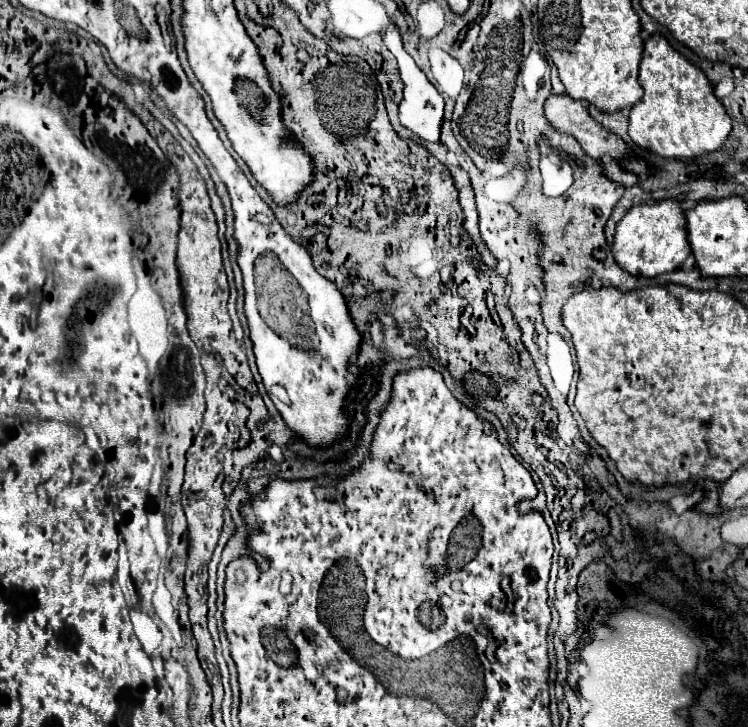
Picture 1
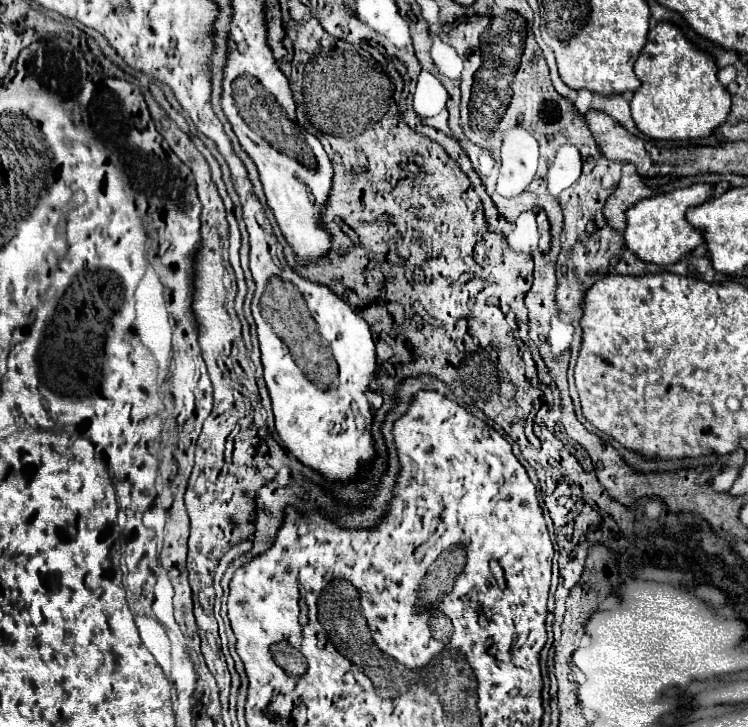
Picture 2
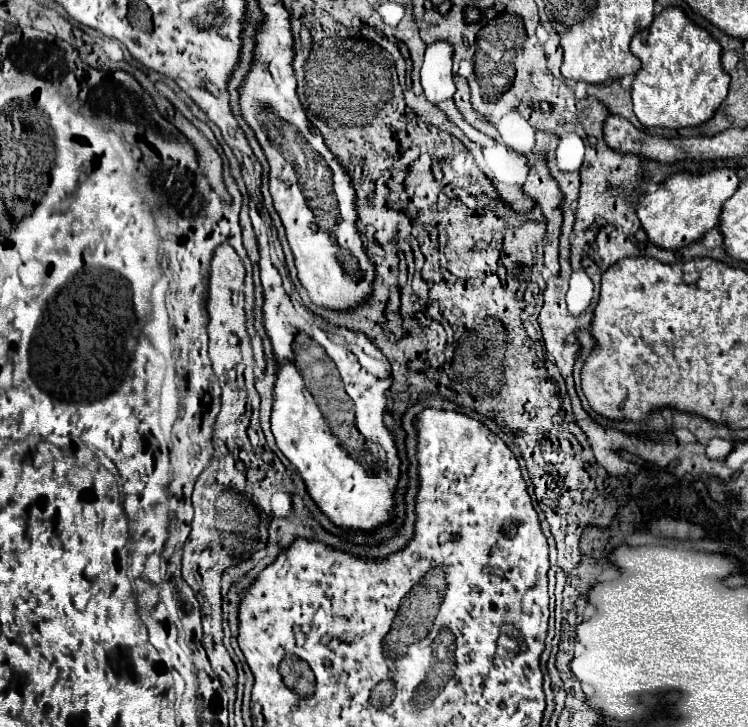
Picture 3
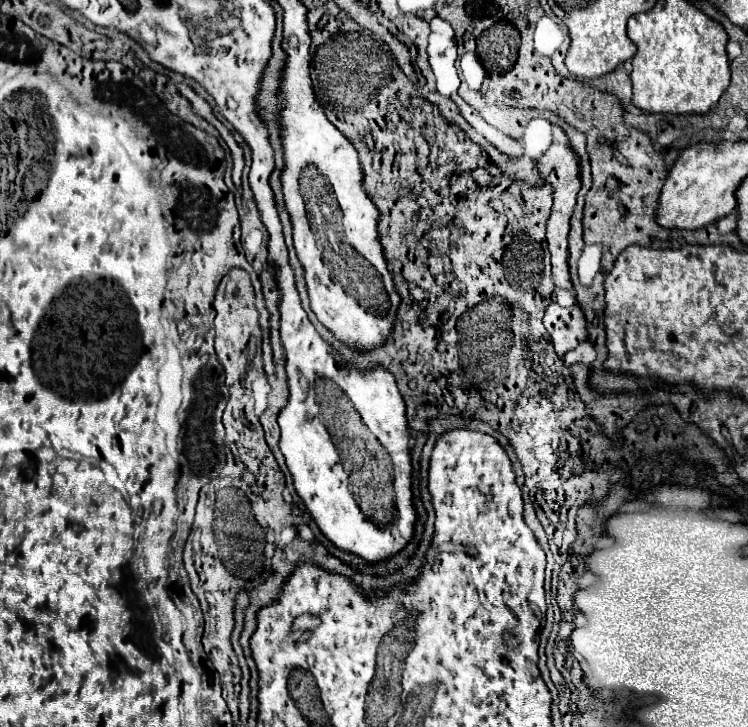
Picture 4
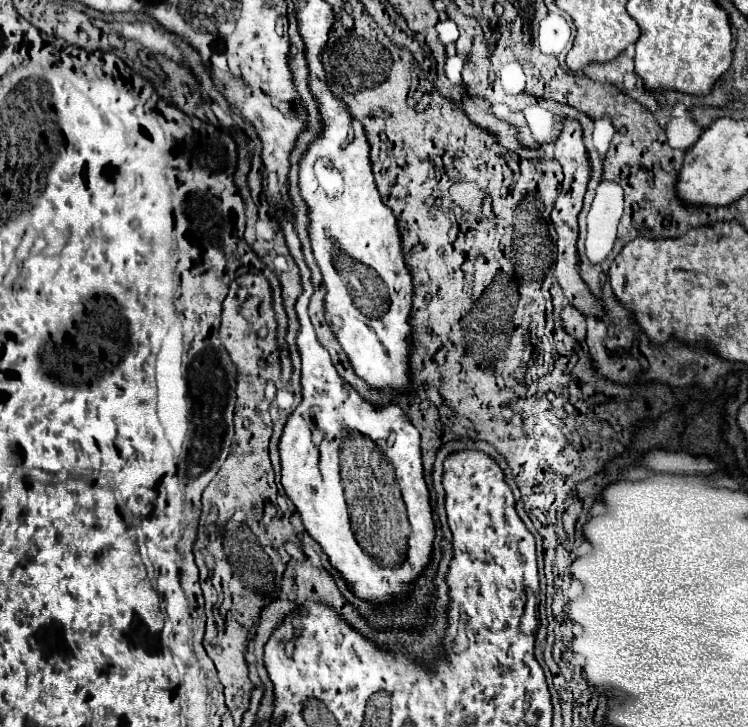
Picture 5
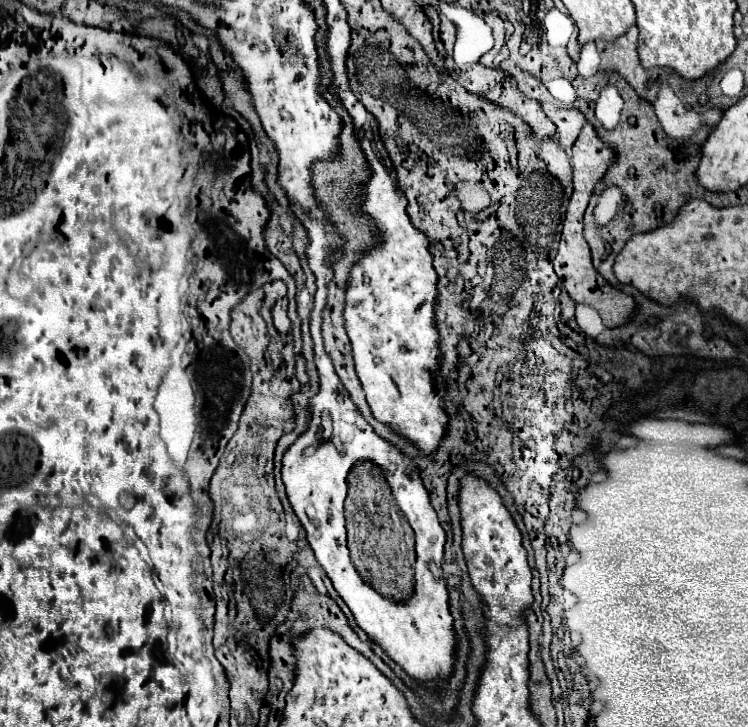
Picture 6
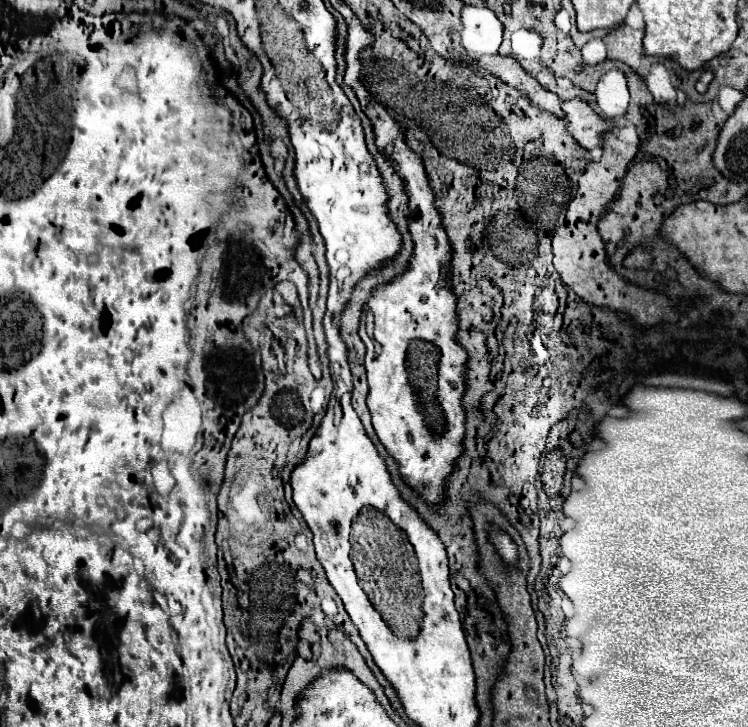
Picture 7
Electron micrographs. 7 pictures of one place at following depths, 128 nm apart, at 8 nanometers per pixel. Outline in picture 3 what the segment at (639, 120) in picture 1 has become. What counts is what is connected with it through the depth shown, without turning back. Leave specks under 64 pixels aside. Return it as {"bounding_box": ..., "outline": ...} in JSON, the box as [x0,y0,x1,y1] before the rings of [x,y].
{"bounding_box":[630,8,730,128],"outline":[[[664,8],[648,28],[634,34],[630,48],[642,64],[632,82],[634,114],[642,126],[694,128],[708,122],[724,102],[730,76],[720,64],[722,48],[680,8]]]}

